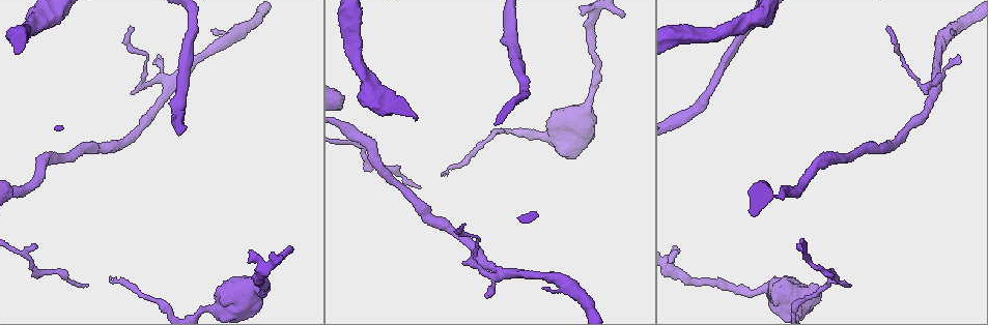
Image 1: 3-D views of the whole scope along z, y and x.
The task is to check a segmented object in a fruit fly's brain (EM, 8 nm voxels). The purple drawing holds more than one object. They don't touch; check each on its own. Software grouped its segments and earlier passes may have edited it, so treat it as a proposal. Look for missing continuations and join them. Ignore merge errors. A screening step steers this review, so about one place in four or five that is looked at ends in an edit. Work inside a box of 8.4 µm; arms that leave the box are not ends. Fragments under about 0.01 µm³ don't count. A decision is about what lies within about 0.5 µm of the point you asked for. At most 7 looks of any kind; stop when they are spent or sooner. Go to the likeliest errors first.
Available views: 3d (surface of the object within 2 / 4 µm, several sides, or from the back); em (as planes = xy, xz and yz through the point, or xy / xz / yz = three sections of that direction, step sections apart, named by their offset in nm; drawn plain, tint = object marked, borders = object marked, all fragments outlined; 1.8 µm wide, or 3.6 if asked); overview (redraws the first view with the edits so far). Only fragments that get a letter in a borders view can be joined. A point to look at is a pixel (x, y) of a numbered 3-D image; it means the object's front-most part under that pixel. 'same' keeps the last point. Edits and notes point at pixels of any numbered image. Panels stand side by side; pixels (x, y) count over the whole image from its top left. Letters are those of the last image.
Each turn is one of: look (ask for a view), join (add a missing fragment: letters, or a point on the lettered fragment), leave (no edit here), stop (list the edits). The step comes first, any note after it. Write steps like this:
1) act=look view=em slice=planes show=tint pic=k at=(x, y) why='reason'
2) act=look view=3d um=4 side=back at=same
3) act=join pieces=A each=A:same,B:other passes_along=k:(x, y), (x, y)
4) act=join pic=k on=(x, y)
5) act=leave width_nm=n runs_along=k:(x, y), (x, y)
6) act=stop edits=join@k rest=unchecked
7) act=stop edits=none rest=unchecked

act=look view=em slice=yz step=16 show=plain pic=1 at=(293, 249) why='free end'

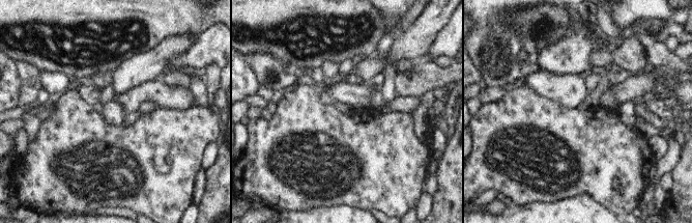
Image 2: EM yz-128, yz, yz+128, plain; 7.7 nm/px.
act=look view=em slice=yz step=16 show=borders at=same why='what lies round it'

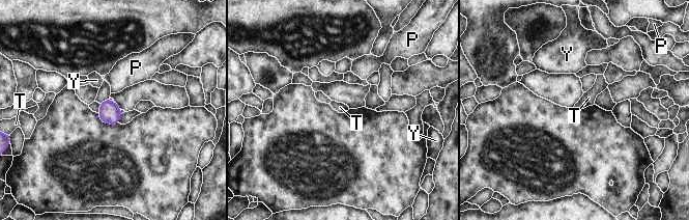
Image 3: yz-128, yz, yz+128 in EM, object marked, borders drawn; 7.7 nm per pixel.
act=leave each=P:other,T:other,Y:other border=3:(101, 104), (97, 112) found='none of them fits'

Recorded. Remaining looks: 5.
act=look view=3d um=4 pic=1 at=(487, 295) why='branch stops here'

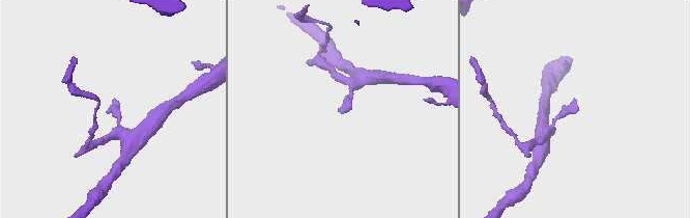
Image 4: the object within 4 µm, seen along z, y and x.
act=look view=em slice=planes show=borders pic=4 at=(345, 110)

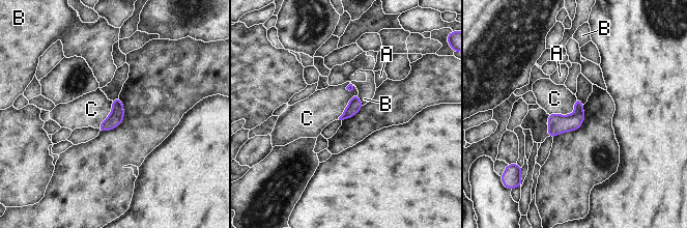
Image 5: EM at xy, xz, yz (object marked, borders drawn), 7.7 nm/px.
act=leave each=A:other,B:other,C:other border=5:(576, 97), (572, 113), (548, 114) found='no lettered fragment goes on from it'

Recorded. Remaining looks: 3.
act=look view=em um=3.6 slice=xy step=8 show=borders pic=1 at=(37, 247) why='an open end'

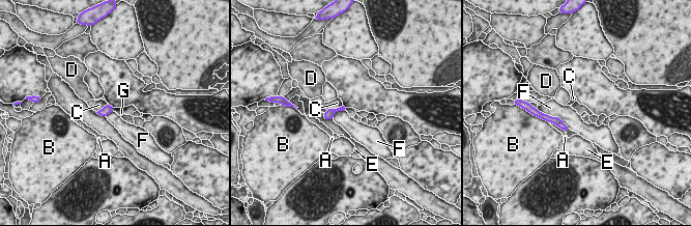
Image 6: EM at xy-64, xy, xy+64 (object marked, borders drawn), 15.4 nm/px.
act=look view=em um=3.6 slice=planes show=borders at=same

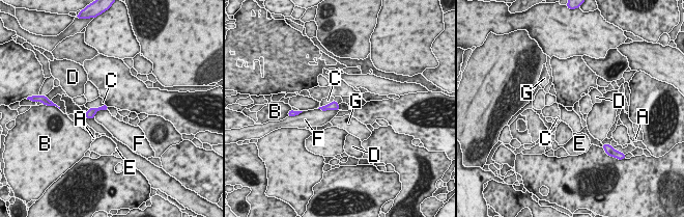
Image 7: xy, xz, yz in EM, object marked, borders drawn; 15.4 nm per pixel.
act=leave longest_contact=F:360nm each=A:other,B:other,C:other,D:other,E:other,F:other,G:other border=7:(338, 104), (340, 109) found='none of them fits'

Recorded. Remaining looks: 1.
act=stop edits=none rest=unchecked

